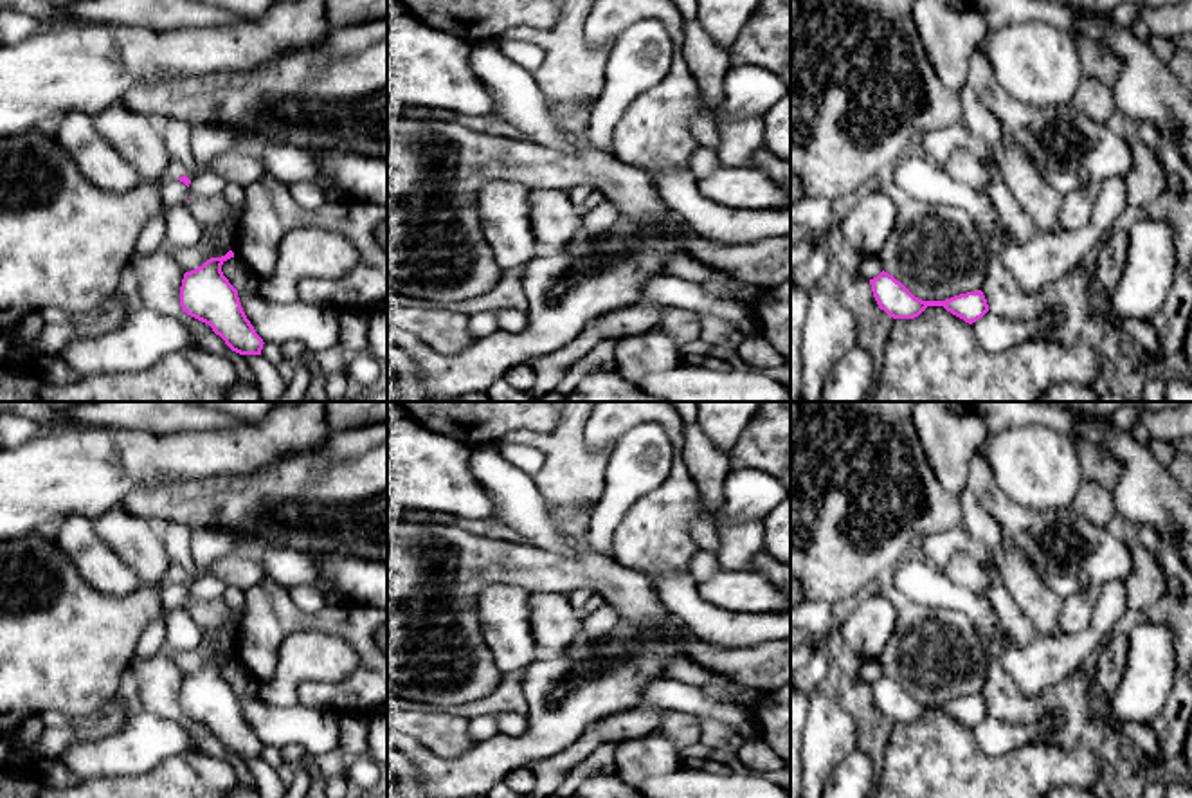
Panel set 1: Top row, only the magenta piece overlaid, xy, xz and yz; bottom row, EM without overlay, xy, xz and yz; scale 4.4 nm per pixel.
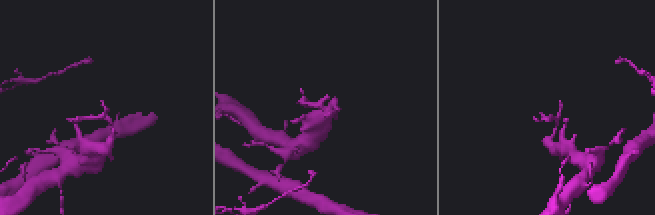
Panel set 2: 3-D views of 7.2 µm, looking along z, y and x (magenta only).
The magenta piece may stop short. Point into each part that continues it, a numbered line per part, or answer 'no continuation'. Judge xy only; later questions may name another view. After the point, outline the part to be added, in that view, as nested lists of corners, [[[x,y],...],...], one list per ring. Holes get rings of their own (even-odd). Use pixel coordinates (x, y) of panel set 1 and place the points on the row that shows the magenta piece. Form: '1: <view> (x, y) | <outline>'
1: xy (175, 170) | [[[171,159],[169,168],[167,168],[167,178],[178,180],[180,177],[187,175],[187,169],[180,160]]]

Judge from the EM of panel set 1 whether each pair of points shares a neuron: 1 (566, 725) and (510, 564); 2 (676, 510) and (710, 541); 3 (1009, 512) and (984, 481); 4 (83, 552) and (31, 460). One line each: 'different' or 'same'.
1: different
2: different
3: same
4: different

